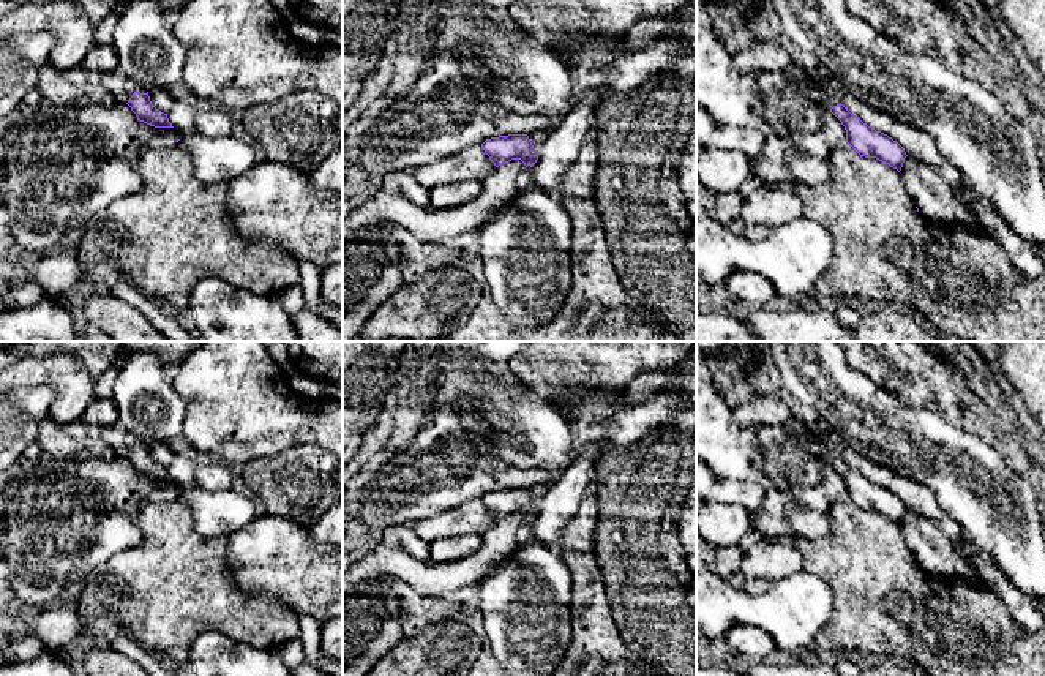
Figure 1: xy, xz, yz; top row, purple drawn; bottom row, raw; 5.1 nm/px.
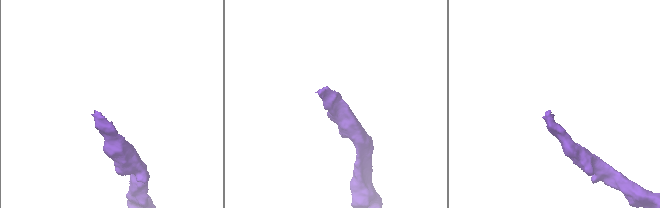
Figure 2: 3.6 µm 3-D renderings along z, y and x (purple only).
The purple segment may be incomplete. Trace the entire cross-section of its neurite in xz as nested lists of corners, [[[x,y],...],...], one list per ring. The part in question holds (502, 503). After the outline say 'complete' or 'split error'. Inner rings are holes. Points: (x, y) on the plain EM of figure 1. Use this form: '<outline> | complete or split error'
[[[527,488],[491,491],[486,493],[481,501],[496,521],[504,520],[511,513],[521,513],[527,521],[538,513],[538,505],[534,502]]] | complete

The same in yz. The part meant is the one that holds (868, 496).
[[[818,433],[815,452],[819,461],[829,463],[841,475],[846,483],[848,499],[851,499],[860,510],[876,512],[900,526],[905,512],[908,510],[905,502],[887,488],[863,477],[843,458],[838,458],[835,453],[827,450],[826,442],[830,438],[833,438],[830,433]]] | split error

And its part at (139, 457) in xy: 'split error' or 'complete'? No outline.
split error

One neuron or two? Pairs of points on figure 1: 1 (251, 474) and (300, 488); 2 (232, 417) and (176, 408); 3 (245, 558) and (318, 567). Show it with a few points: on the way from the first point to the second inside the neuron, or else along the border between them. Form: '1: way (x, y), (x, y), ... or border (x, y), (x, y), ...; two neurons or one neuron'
1: way (264, 477), (288, 484); one neuron
2: border (171, 375), (171, 384), (185, 405), (183, 435); two neurons
3: way (262, 558), (275, 558), (288, 567), (300, 567); one neuron

